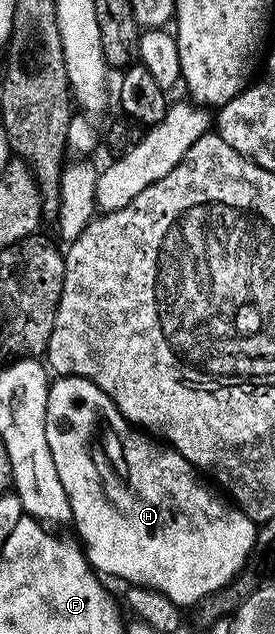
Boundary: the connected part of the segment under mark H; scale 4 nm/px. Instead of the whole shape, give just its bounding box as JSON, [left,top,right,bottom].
[47,377,258,607]

